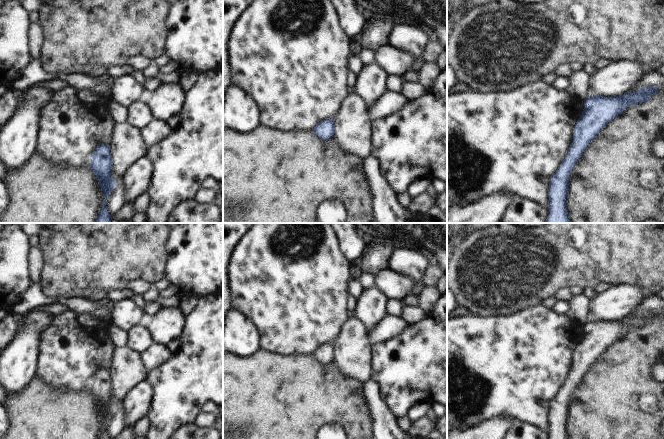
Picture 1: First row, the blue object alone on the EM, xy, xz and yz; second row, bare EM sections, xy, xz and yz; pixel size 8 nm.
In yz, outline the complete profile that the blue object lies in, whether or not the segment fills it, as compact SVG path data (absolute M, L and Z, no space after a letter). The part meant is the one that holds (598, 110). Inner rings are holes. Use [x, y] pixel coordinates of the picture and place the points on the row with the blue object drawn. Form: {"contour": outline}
{"contour": "M645 86L635 93L627 91L614 97L599 94L588 96L584 100L584 109L576 122L573 141L565 158L553 175L540 176L548 184L549 207L546 223L570 223L566 207L569 177L588 144L615 116L633 104L650 100L649 96L656 93L656 86Z"}

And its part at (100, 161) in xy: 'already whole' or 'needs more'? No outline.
already whole

